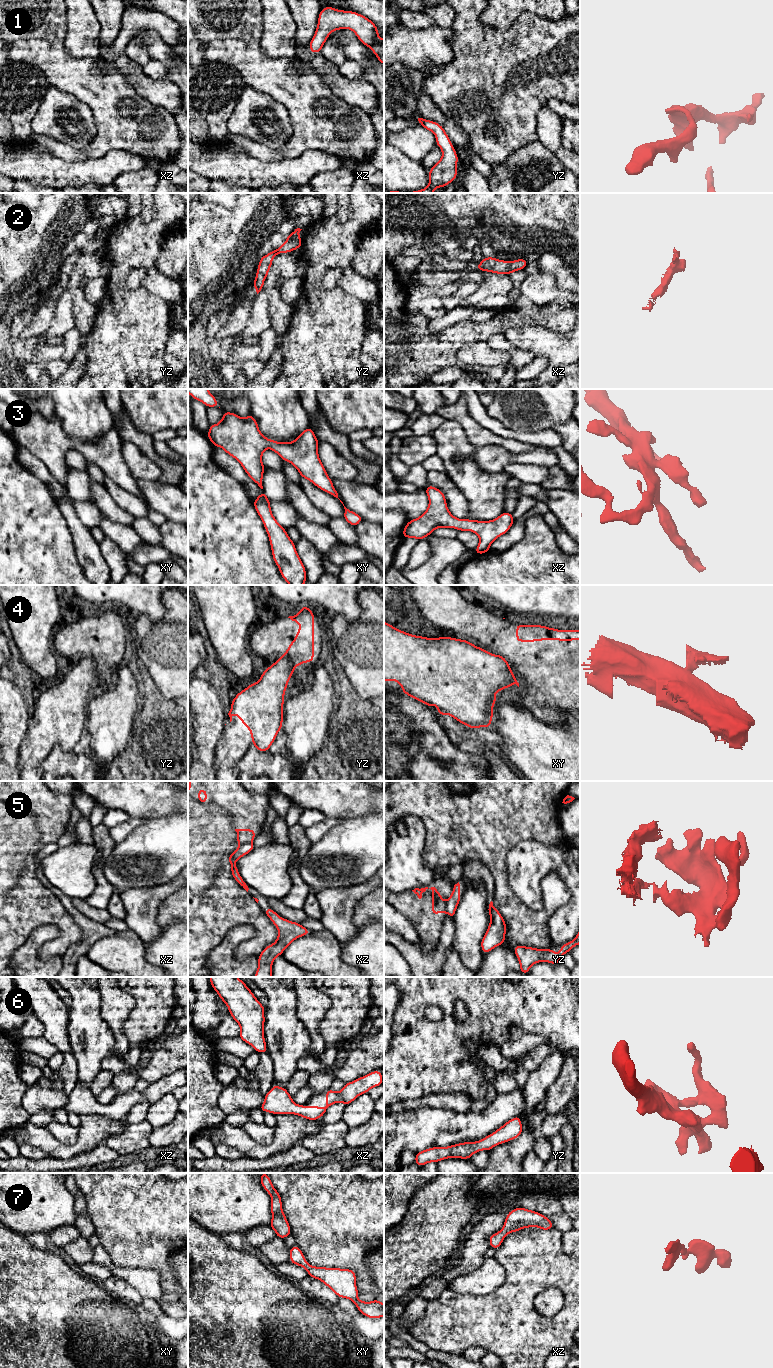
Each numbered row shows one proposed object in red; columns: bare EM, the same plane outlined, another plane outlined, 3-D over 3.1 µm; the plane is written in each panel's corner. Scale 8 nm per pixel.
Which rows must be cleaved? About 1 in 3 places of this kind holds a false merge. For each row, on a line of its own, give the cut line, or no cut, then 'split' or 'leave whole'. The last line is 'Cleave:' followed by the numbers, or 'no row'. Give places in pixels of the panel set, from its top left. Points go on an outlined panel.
1: no cut; leave whole
2: no cut; leave whole
3: no cut; leave whole
4: cut in yz along (280, 656), (285, 656), (290, 661), (292, 672); split
5: cut in yz along (445, 901), (445, 910), (447, 912); split
6: no cut; leave whole
7: no cut; leave whole
Cleave: 4, 5

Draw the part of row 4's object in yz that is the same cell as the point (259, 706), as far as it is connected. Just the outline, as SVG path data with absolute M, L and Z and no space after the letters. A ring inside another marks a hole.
M280 657L261 674L258 682L251 683L240 691L231 702L231 709L228 713L230 722L232 715L235 714L244 727L249 728L252 745L260 752L269 751L278 732L282 730L284 695L292 675L291 661L287 657Z

